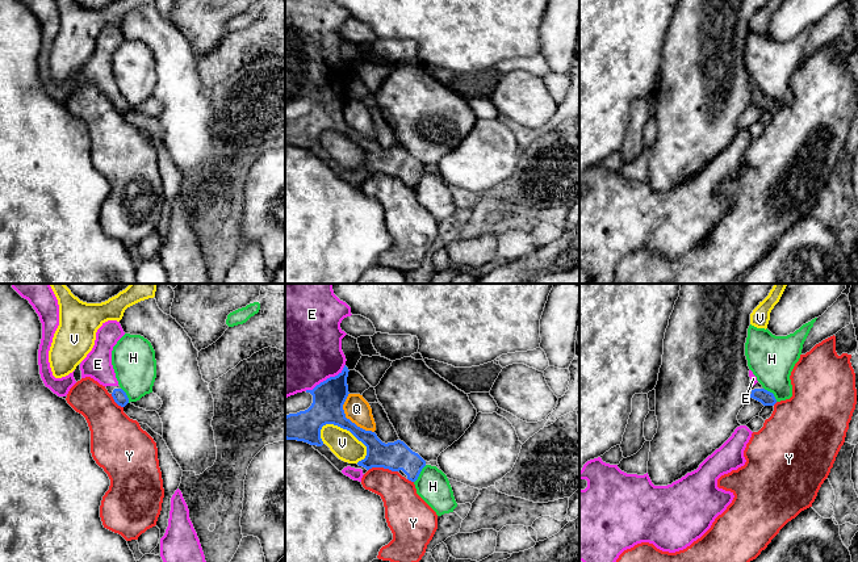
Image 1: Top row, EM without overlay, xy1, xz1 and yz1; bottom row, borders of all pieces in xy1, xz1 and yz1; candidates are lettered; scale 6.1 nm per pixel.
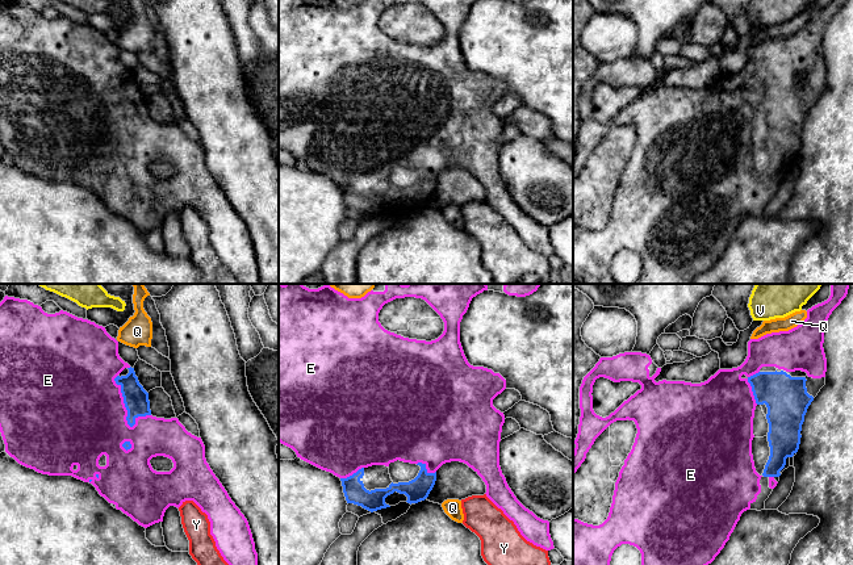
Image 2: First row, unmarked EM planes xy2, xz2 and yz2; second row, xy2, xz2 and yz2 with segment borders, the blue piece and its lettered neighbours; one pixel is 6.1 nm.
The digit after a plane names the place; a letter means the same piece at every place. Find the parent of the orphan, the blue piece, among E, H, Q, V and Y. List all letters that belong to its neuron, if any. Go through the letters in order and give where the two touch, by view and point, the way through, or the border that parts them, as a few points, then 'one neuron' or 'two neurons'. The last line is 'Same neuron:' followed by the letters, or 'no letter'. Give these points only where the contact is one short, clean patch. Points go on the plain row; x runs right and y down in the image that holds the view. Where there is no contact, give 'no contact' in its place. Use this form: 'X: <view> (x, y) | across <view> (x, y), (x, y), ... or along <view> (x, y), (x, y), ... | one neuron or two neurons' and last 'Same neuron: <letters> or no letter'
E: xy2 (124, 107) | one neuron
H: xz1 (419, 179) | along xz1 (426, 171), (414, 188) | two neurons
Q: xz1 (348, 125) | along xz1 (348, 99), (343, 110), (344, 121), (358, 131), (373, 138) | two neurons
V: xz1 (350, 137) | along xz1 (321, 133), (337, 130), (348, 135), (365, 152), (363, 166) | two neurons
Y: xz1 (383, 172) | along xz1 (368, 175), (388, 173), (397, 177) | two neurons
Same neuron: E

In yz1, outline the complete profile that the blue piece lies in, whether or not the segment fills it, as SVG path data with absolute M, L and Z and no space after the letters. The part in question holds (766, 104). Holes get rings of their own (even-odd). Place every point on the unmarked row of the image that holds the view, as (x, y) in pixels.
M749 76L749 83L752 88L752 100L750 104L761 108L763 112L774 112L777 105L773 98L765 96L762 91L757 87L757 83Z

